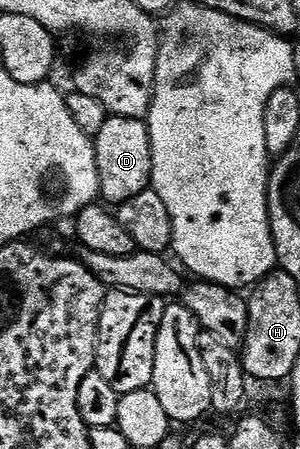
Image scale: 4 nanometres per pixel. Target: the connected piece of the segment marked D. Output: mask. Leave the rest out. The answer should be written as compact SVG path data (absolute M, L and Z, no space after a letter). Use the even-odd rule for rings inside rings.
M108 116L94 138L94 147L101 179L101 195L106 204L122 203L135 197L136 193L148 190L152 182L153 166L149 129L144 120Z

